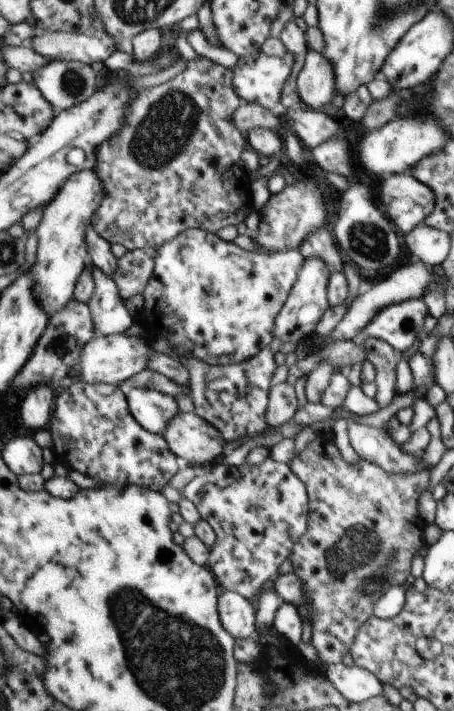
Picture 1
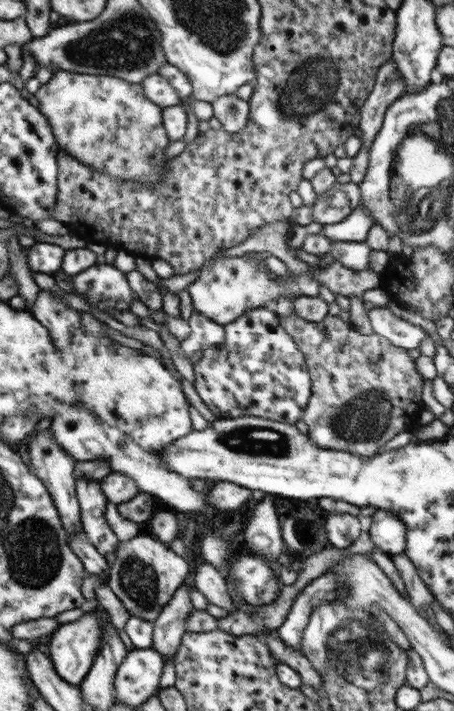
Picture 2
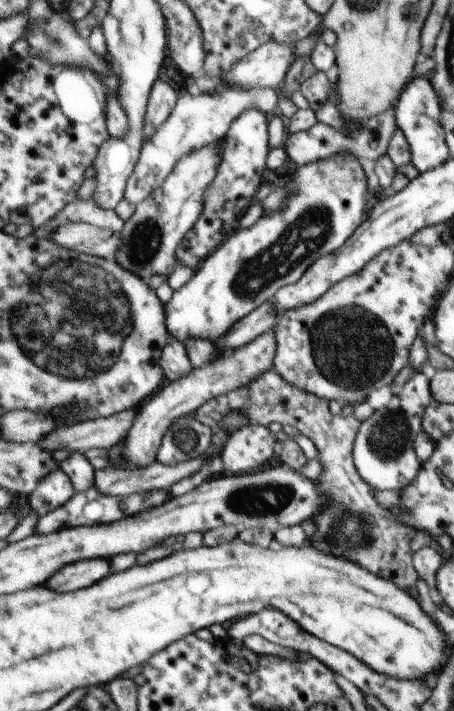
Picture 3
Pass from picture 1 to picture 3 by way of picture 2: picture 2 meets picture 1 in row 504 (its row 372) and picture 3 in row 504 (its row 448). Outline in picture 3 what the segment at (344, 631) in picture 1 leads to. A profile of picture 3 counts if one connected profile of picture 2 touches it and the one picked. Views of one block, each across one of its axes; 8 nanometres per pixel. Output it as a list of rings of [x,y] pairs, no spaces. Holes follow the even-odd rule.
[[[270,369],[268,372],[264,372],[258,380],[250,382],[248,386],[242,386],[234,392],[228,392],[224,396],[213,398],[199,406],[192,416],[200,416],[200,420],[204,420],[204,424],[208,422],[208,426],[212,430],[219,430],[220,422],[228,412],[240,410],[240,412],[244,412],[244,416],[248,418],[250,425],[264,424],[268,427],[272,422],[278,422],[284,426],[288,424],[310,438],[319,452],[316,459],[323,466],[323,473],[315,482],[323,500],[323,508],[313,518],[316,532],[312,536],[312,544],[316,544],[316,548],[324,548],[324,552],[336,552],[336,556],[348,556],[348,560],[360,560],[360,564],[364,564],[364,568],[372,568],[372,572],[380,572],[380,576],[388,576],[388,580],[396,580],[396,584],[400,584],[400,588],[410,588],[418,579],[414,556],[411,552],[411,540],[416,531],[401,523],[387,508],[384,508],[376,500],[374,488],[359,475],[354,461],[354,444],[355,439],[358,438],[359,428],[362,426],[360,420],[354,415],[332,414],[330,408],[328,408],[328,403],[329,400],[326,400],[326,398],[304,392],[303,389],[284,380],[278,372]]]

